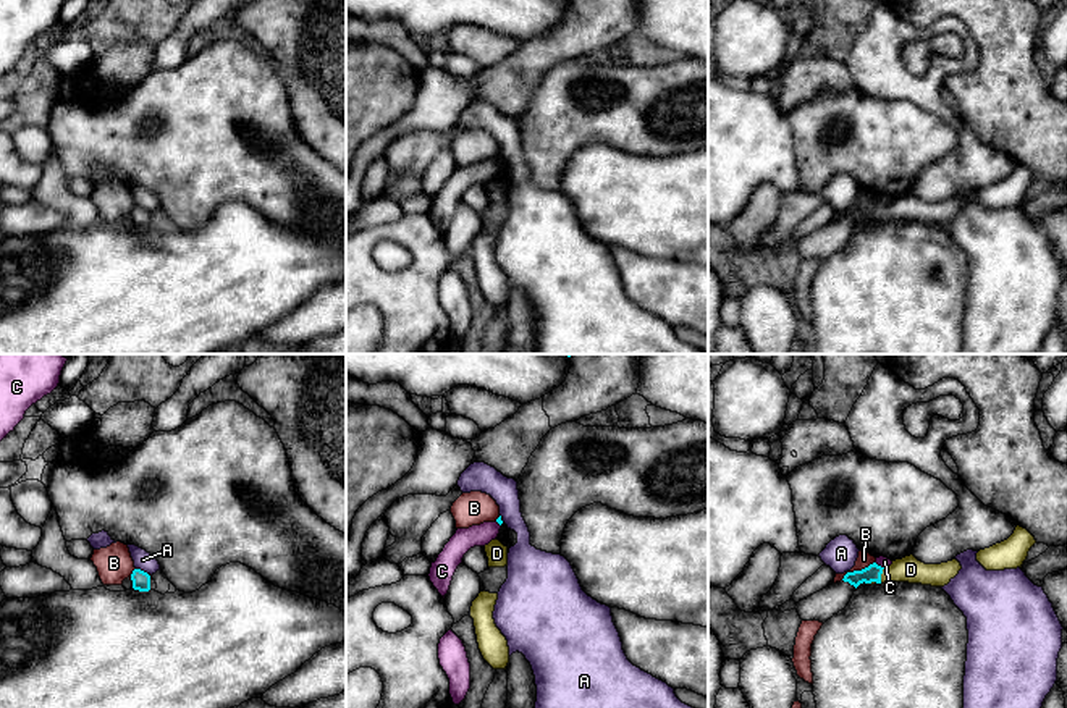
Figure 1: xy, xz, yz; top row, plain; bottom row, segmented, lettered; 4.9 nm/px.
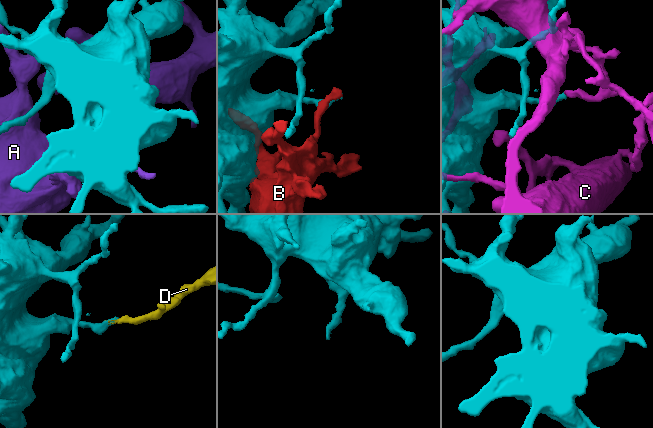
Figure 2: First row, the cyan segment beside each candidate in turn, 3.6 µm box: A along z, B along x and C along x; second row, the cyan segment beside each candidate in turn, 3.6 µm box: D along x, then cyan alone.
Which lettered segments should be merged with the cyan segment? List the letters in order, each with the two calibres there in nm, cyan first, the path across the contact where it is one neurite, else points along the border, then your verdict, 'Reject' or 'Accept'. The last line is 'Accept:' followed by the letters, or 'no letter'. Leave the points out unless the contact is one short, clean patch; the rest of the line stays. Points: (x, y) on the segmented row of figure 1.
A: Thickness 100 nm (cyan) against 90 nm. Reject
B: Thickness 80 nm (cyan) against 70 nm. Reject
C: Thickness 80 nm (cyan) against 50 nm. Reject
D: Thickness 80 nm (cyan) against 130 nm. Path across: yz (873, 573), (880, 576), (909, 569). Accept
Accept: D

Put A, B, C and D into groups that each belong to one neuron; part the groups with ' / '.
A / B / C / D

